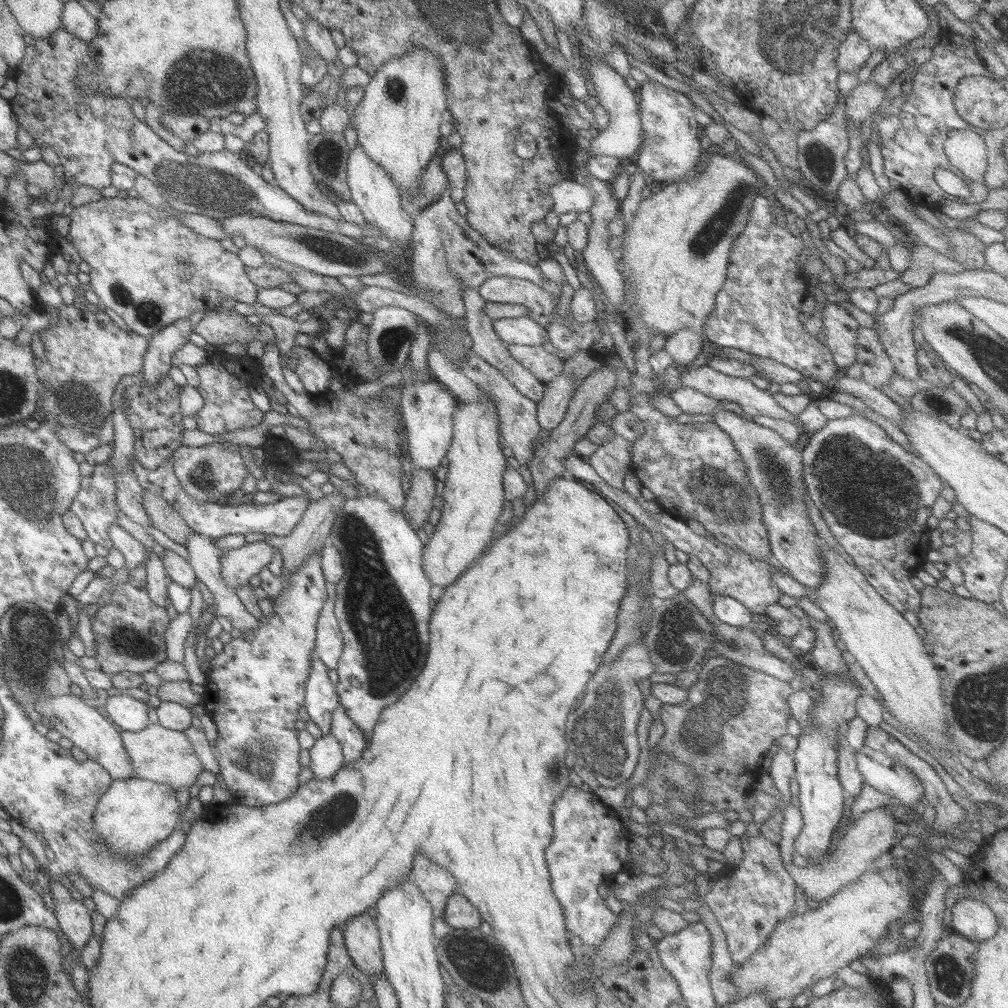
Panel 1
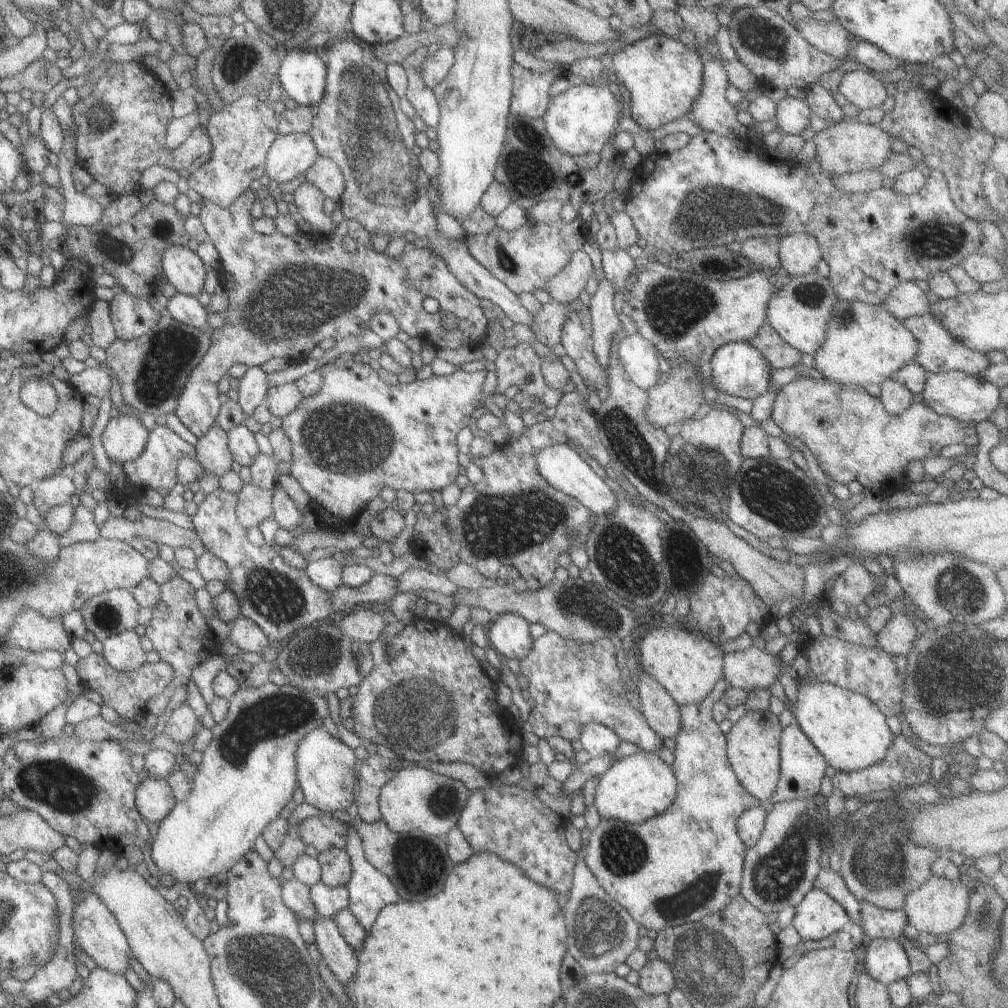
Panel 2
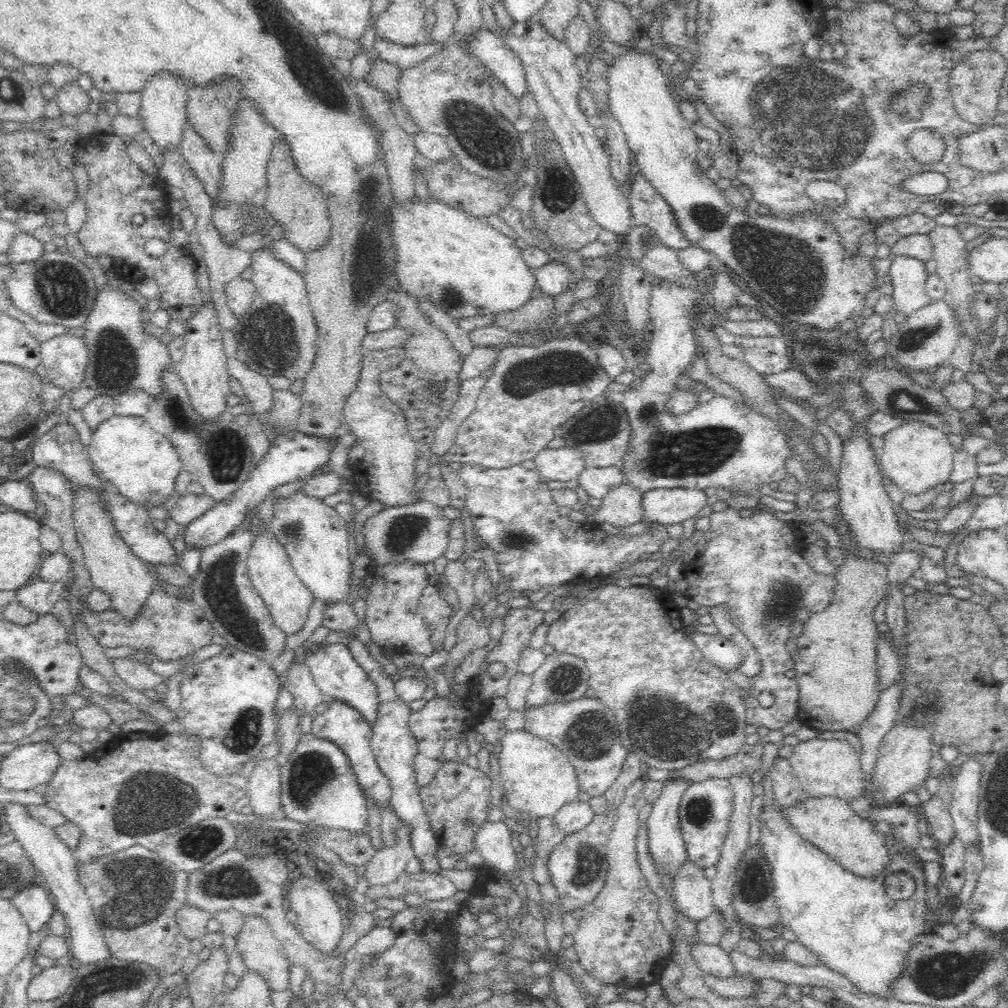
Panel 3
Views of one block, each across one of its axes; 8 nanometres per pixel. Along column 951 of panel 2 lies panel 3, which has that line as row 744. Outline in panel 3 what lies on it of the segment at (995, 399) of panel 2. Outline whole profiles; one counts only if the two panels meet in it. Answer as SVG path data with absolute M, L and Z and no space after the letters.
M355 638L347 642L346 645L350 649L354 660L366 671L368 677L376 685L376 693L378 693L378 708L376 709L378 709L378 712L376 712L376 722L371 726L371 749L378 767L380 767L384 777L386 777L390 784L390 806L398 816L400 823L406 825L412 831L410 841L412 841L415 857L420 860L423 872L436 874L436 872L440 872L441 868L437 855L439 840L436 839L436 836L430 829L428 816L423 810L423 803L419 796L420 788L417 786L416 774L414 772L414 760L416 754L418 754L418 742L409 729L409 716L413 711L409 705L402 702L401 698L398 698L395 691L395 682L392 681L388 673L383 671L380 663L370 657L369 650L364 646L365 644Z

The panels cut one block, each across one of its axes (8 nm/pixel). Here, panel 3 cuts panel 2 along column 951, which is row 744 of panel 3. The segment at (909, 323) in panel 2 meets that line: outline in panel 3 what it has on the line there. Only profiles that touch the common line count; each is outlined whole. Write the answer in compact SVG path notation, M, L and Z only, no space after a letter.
M329 700L329 707L325 712L314 717L311 726L311 733L316 738L321 738L322 740L330 740L332 745L338 746L338 749L342 750L342 753L346 755L350 767L354 770L354 775L358 779L358 785L364 794L366 799L372 799L376 806L382 810L386 806L390 805L391 800L391 789L390 784L376 759L374 759L374 754L371 749L371 736L372 729L371 726L364 720L364 717L354 708L344 704L343 702L338 702L337 700Z

